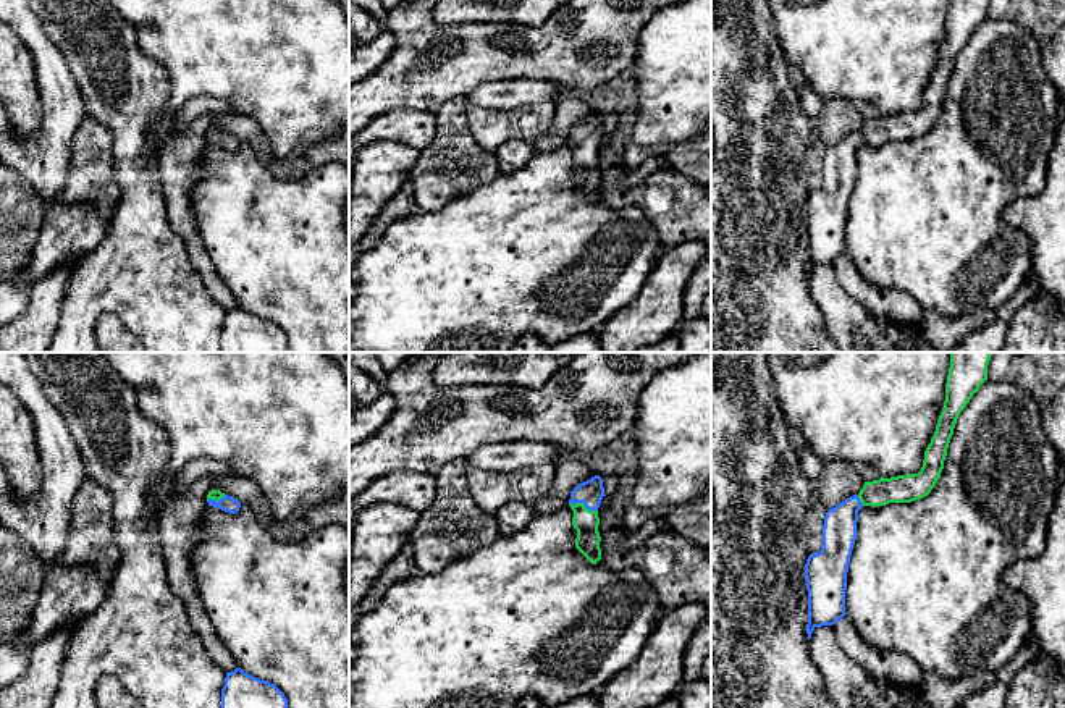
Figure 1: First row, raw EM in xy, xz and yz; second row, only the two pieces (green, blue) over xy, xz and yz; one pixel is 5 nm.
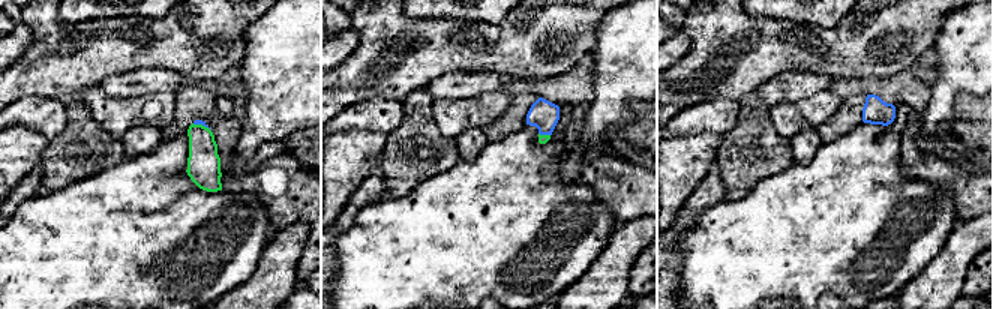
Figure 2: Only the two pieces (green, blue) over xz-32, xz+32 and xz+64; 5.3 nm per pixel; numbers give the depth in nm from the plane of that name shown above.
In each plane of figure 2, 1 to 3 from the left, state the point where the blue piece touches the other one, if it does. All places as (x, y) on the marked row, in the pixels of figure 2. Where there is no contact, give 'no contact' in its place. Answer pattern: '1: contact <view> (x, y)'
1: contact xz-32 (201, 125)
2: contact xz+32 (545, 135)
3: no contact

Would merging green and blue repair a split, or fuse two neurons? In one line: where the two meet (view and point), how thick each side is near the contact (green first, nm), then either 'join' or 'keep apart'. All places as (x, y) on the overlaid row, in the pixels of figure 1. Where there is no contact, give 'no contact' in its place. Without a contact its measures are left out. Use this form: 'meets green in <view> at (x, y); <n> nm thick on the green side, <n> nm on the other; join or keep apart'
meets green in xz at (584, 505); 120 nm thick on the green side, 120 nm on the other; join

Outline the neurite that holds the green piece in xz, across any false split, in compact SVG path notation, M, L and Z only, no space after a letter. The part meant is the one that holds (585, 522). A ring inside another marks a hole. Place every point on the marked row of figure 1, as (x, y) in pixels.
M600 475L577 485L569 499L574 511L572 524L577 530L575 548L591 563L601 559L598 508L604 498L603 478Z

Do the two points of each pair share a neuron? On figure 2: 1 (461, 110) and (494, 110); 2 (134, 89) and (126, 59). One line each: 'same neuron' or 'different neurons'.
1: same neuron
2: different neurons

